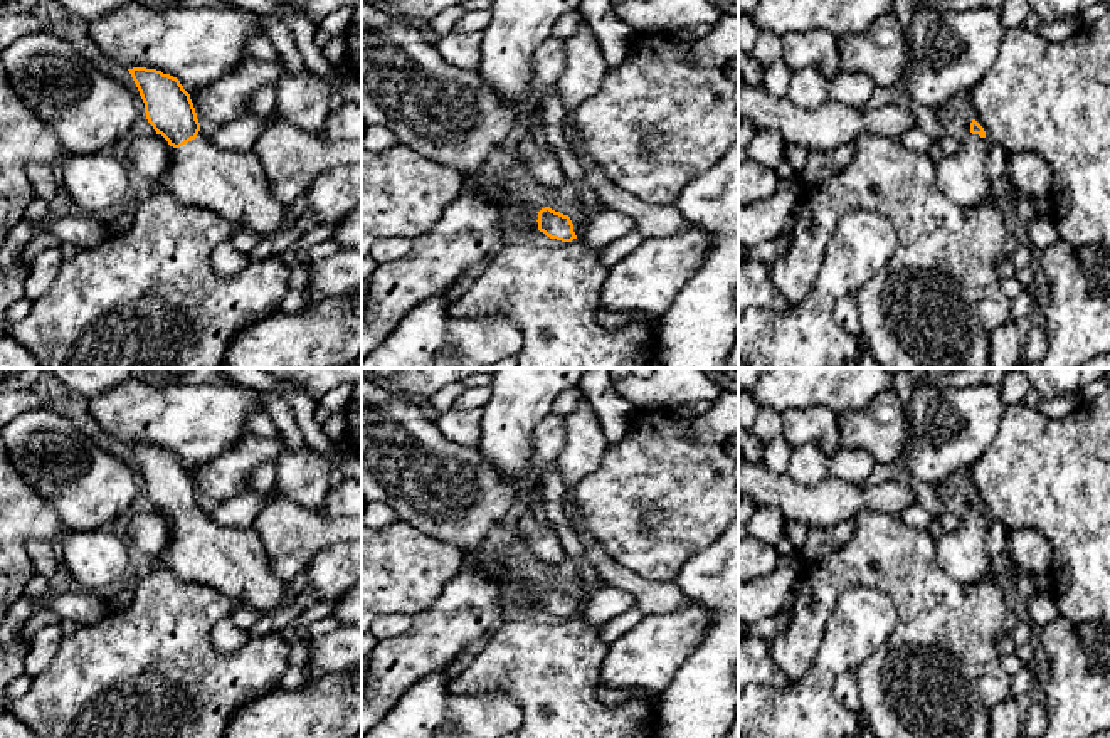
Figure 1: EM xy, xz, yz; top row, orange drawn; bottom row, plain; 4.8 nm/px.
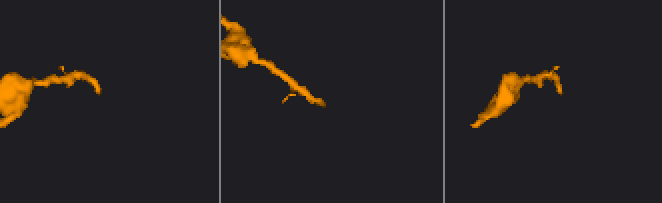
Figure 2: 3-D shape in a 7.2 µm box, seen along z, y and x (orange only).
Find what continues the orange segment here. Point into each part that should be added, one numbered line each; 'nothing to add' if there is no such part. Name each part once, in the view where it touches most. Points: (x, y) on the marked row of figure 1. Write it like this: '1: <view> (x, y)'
1: xy (199, 173)

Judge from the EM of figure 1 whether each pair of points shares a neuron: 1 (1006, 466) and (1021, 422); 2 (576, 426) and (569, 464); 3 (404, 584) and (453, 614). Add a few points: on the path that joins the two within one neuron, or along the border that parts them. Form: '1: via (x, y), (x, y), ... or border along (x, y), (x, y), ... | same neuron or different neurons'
1: via (1016, 456), (1021, 451), (1021, 432) | same neuron
2: via (576, 436), (576, 454) | same neuron
3: border along (459, 570), (428, 607), (411, 616) | different neurons

